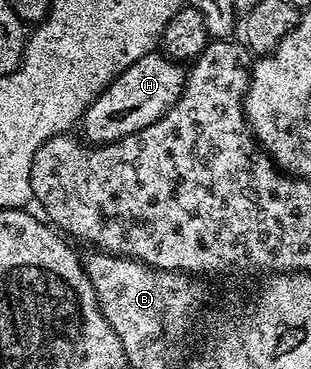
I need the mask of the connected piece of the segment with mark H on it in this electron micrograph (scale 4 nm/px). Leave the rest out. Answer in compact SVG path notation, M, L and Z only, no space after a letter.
M159 51L137 59L133 67L117 75L110 87L88 107L81 122L82 136L96 145L108 145L110 141L133 135L149 127L149 123L161 119L161 115L165 115L165 111L177 103L187 83L188 70L178 64L182 65Z

